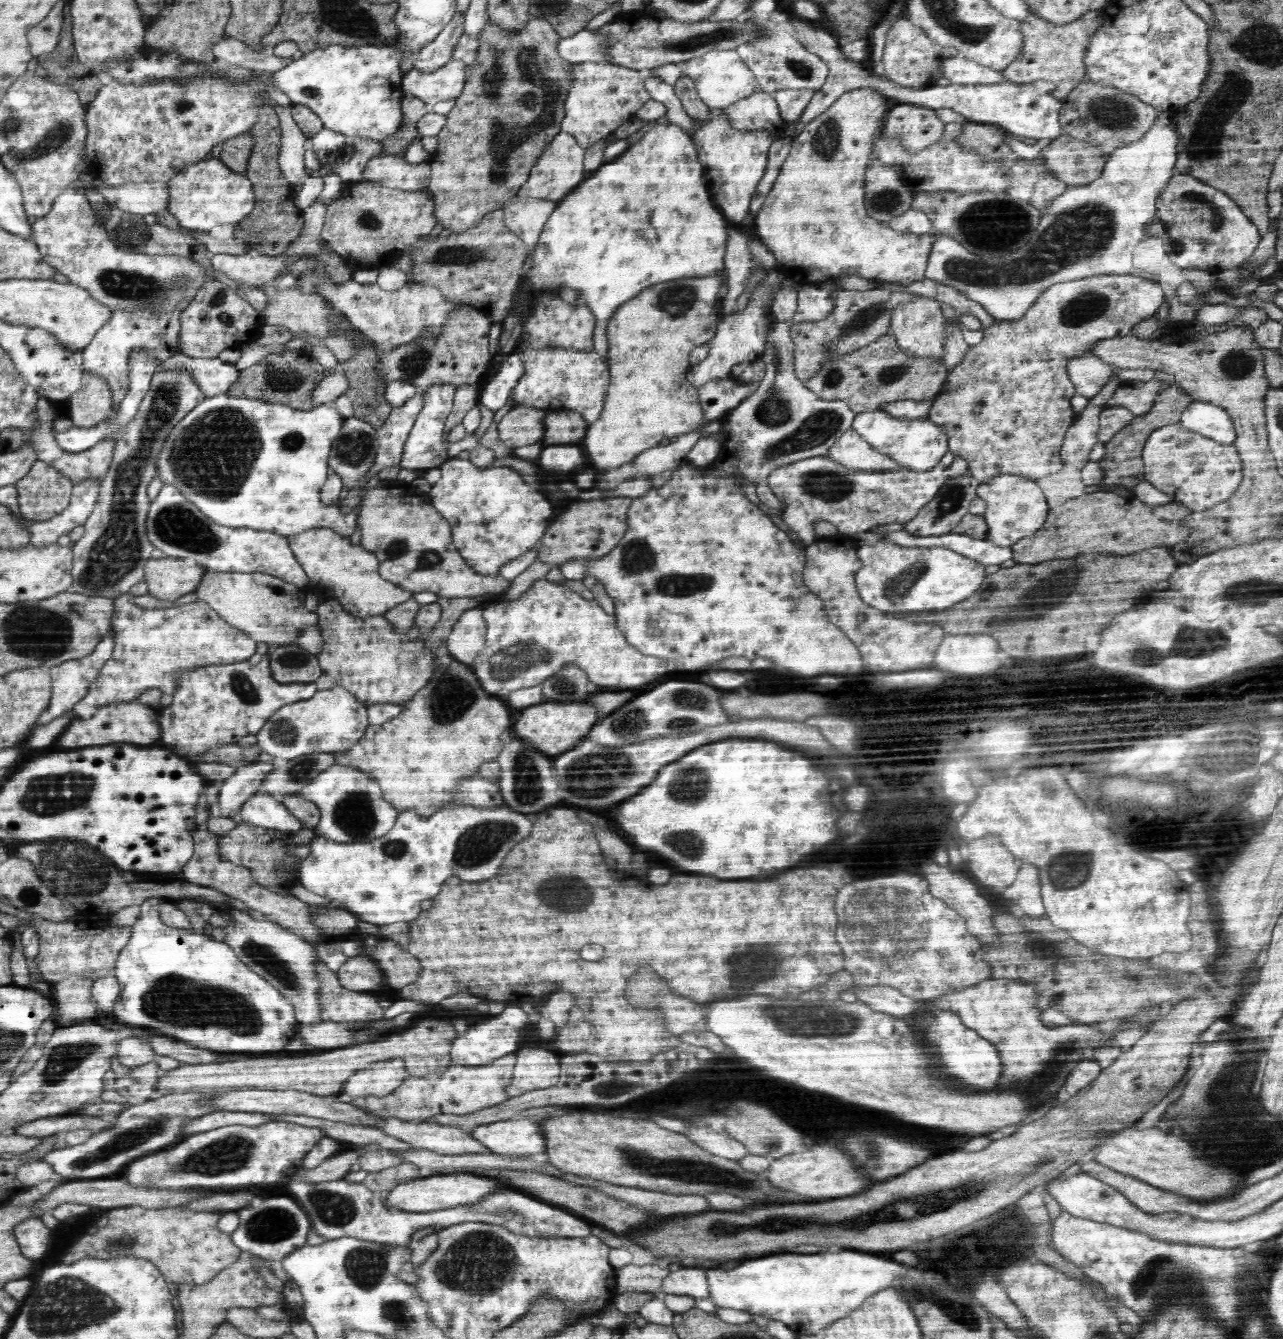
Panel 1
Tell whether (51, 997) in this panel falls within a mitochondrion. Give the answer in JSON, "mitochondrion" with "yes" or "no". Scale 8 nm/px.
{"mitochondrion":"no"}

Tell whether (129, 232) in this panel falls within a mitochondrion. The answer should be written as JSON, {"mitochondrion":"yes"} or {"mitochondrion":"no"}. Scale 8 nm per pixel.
{"mitochondrion":"yes"}

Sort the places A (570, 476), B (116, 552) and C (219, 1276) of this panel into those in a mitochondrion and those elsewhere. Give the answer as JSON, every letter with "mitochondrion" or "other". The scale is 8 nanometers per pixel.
{"A":"other","B":"mitochondrion","C":"other"}

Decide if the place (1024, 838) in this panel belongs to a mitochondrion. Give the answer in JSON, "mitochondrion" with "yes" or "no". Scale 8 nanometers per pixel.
{"mitochondrion":"no"}

